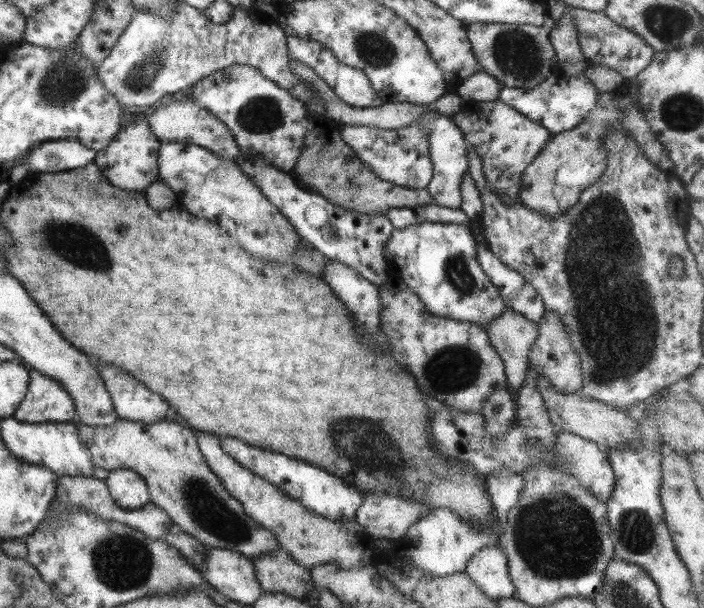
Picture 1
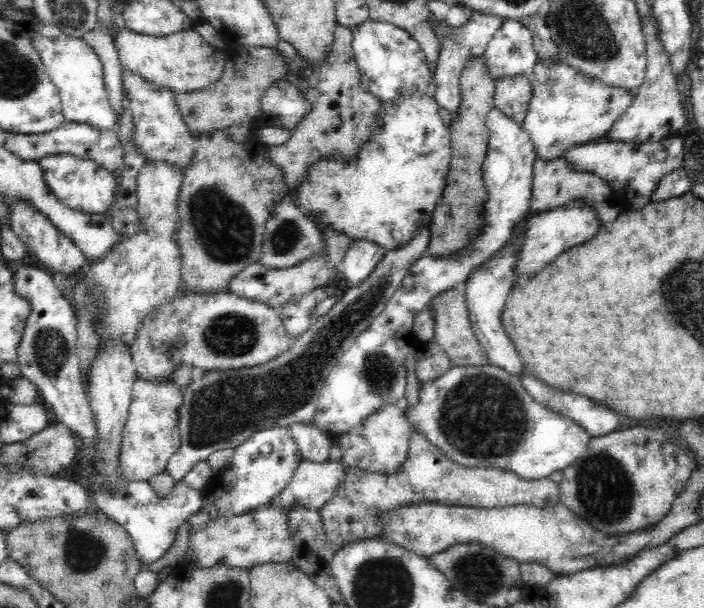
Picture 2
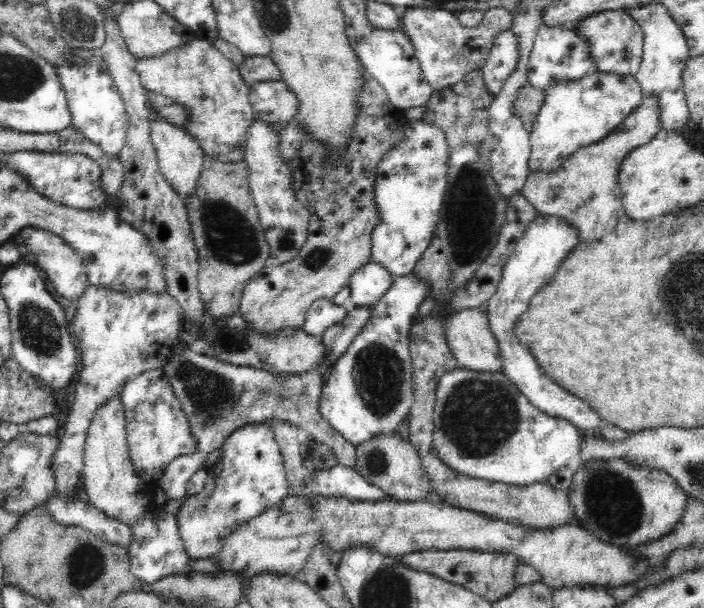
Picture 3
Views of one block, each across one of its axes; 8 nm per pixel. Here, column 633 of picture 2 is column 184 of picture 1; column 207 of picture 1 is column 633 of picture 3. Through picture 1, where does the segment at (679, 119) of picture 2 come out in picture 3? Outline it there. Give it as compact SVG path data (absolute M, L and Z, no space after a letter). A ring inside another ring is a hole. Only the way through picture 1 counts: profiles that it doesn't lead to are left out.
M644 96L642 104L604 140L577 150L554 173L533 173L528 176L521 194L530 201L537 215L557 217L576 230L579 244L602 240L602 236L616 229L618 220L625 215L621 203L620 168L630 152L650 142L660 131L658 115L656 99Z

